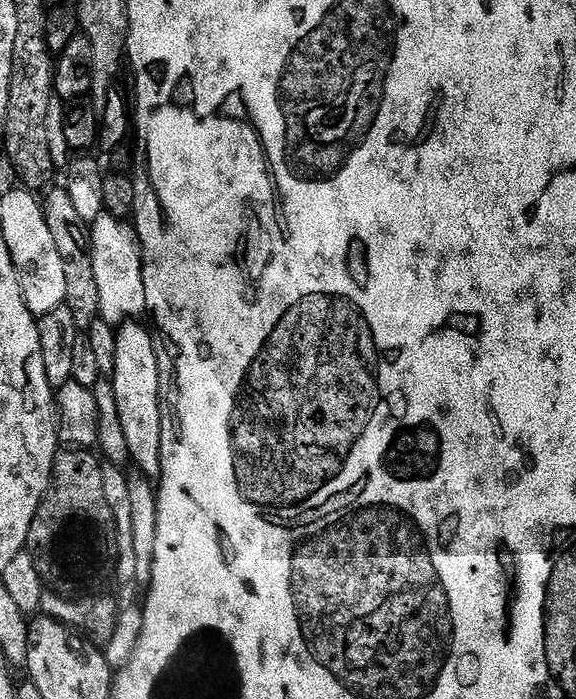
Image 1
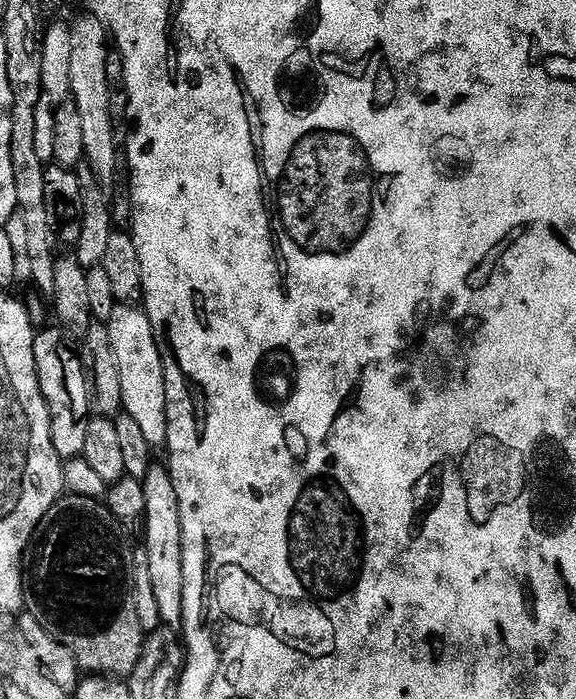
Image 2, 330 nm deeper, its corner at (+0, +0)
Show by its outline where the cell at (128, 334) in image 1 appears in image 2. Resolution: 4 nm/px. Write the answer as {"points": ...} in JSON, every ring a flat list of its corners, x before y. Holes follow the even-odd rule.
{"points":[[153,463,152,469,142,482,146,494,146,514,142,521,144,528,144,544,142,551,148,555,148,577,154,590,154,599,158,601,160,623,164,628,179,629,184,623,184,575,182,574,182,522,178,510,178,494,174,490,172,476,163,463]]}

